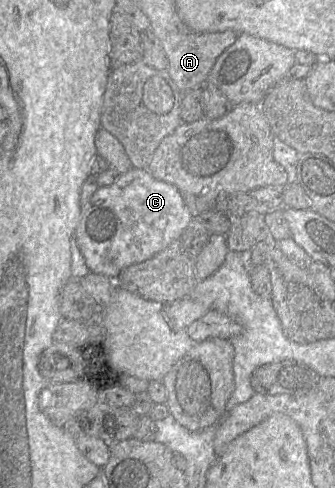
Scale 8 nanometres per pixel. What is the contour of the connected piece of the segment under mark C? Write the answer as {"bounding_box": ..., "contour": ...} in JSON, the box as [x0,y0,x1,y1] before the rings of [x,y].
{"bounding_box":[74,167,192,280],"contour":[[[133,167],[120,174],[112,185],[99,187],[95,191],[90,201],[83,206],[74,237],[90,272],[116,280],[123,269],[152,258],[173,241],[180,240],[191,221],[192,213],[175,186],[155,179],[147,169]]]}

